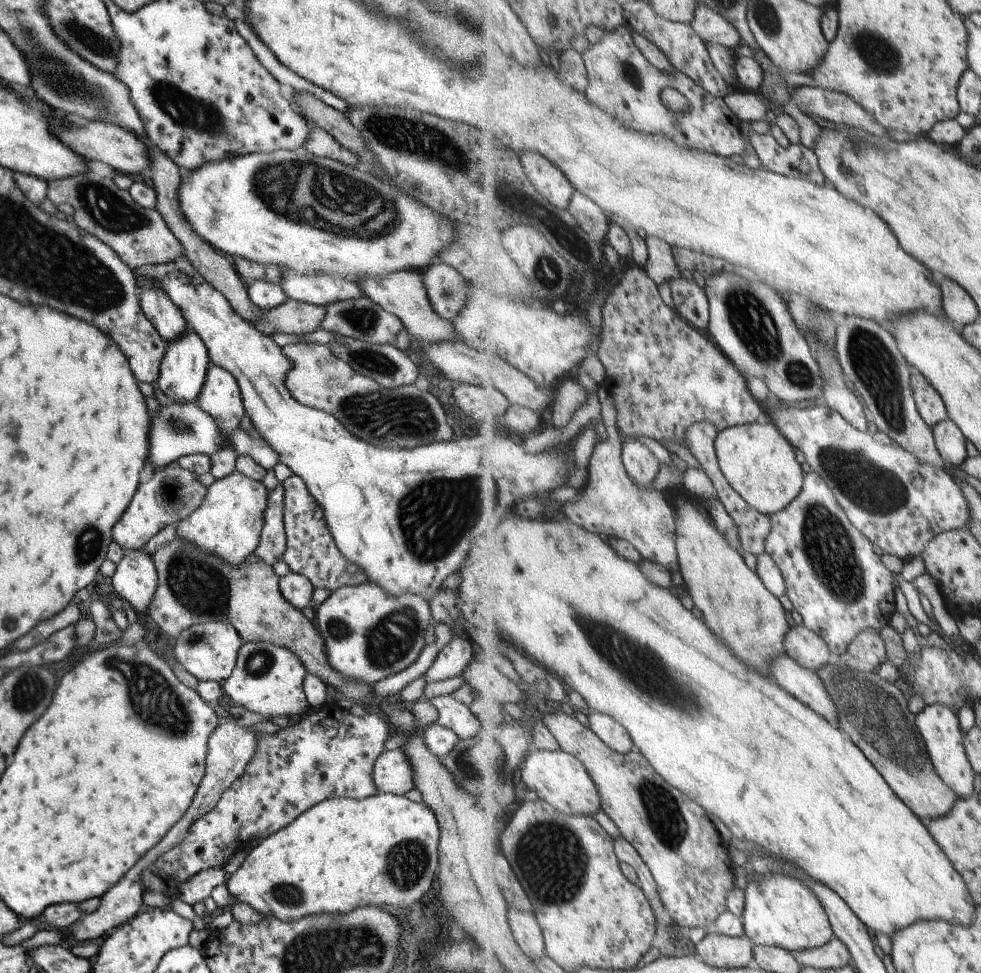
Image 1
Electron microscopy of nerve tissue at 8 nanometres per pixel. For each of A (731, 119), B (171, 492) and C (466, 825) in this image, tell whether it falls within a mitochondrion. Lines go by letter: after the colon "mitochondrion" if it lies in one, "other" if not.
A: other
B: mitochondrion
C: other

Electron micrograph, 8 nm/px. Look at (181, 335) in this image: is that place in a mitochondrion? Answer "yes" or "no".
no

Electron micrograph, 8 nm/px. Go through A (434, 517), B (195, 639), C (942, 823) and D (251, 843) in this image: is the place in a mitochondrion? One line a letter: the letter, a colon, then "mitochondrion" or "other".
A: mitochondrion
B: mitochondrion
C: other
D: other

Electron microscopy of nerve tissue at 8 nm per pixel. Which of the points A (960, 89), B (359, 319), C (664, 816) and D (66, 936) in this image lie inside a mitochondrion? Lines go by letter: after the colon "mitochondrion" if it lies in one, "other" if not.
A: other
B: mitochondrion
C: mitochondrion
D: other

